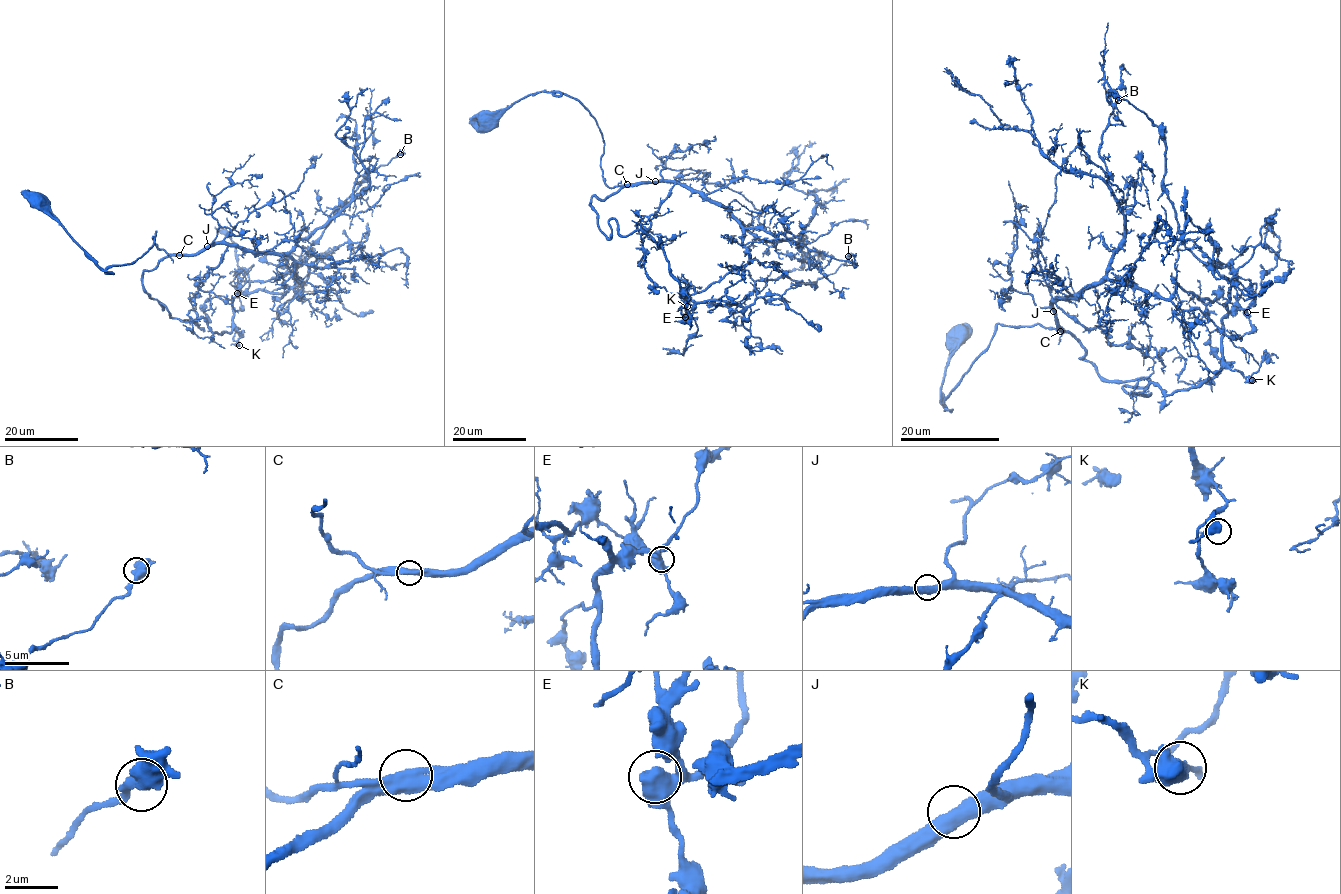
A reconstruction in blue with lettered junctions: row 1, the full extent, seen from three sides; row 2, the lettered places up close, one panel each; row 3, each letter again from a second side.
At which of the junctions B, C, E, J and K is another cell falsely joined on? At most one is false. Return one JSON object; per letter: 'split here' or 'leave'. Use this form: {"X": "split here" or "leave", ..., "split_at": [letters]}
{"B": "leave", "C": "leave", "E": "leave", "J": "leave", "K": "leave", "split_at": []}

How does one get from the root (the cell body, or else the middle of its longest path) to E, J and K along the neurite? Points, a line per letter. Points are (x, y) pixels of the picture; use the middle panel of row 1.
E: (488, 120), (545, 91), (578, 99), (620, 187), (591, 198), (597, 226), (661, 245), (685, 317)
J: (488, 120), (527, 95), (545, 91), (569, 95), (600, 129), (604, 183), (612, 187), (655, 181)
K: (488, 120), (545, 91), (578, 99), (620, 187), (591, 198), (598, 228), (661, 245), (687, 306)

